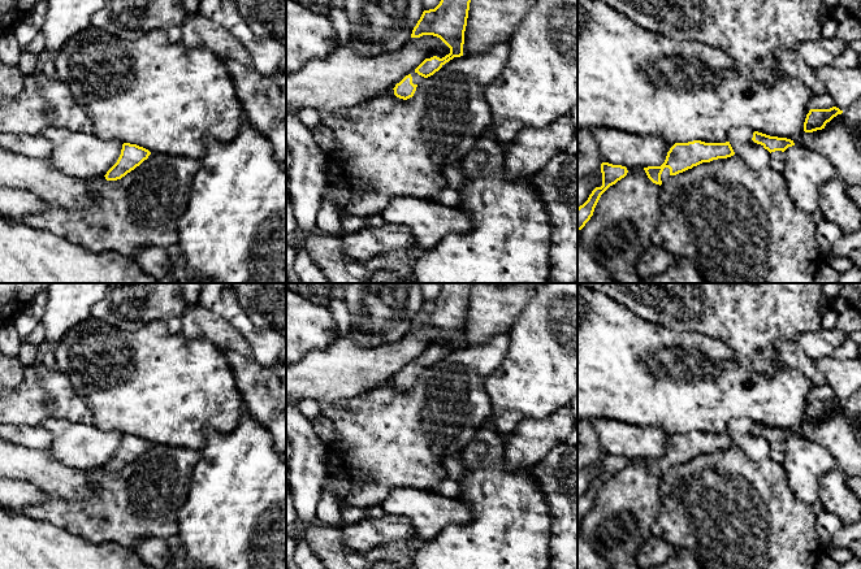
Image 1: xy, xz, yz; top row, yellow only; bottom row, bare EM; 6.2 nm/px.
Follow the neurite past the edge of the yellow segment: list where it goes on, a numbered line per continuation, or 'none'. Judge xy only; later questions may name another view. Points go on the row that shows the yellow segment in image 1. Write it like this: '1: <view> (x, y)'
none

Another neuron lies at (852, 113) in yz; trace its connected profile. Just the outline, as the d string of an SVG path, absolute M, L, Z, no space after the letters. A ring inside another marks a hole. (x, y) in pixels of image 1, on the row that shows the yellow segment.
M861 99L843 110L843 117L854 127L854 138L861 144Z

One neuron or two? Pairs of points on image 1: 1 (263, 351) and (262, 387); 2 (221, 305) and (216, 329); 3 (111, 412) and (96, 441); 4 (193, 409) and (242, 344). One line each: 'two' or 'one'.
1: two
2: two
3: two
4: two

